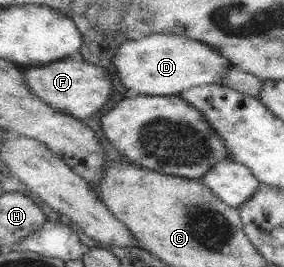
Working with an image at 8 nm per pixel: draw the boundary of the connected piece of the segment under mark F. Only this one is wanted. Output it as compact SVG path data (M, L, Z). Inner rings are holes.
M51 62L41 67L22 67L26 69L27 85L34 90L40 98L43 98L50 106L63 110L66 114L83 119L86 116L96 114L106 106L110 100L110 94L114 92L112 74L100 66L88 64L88 62Z

